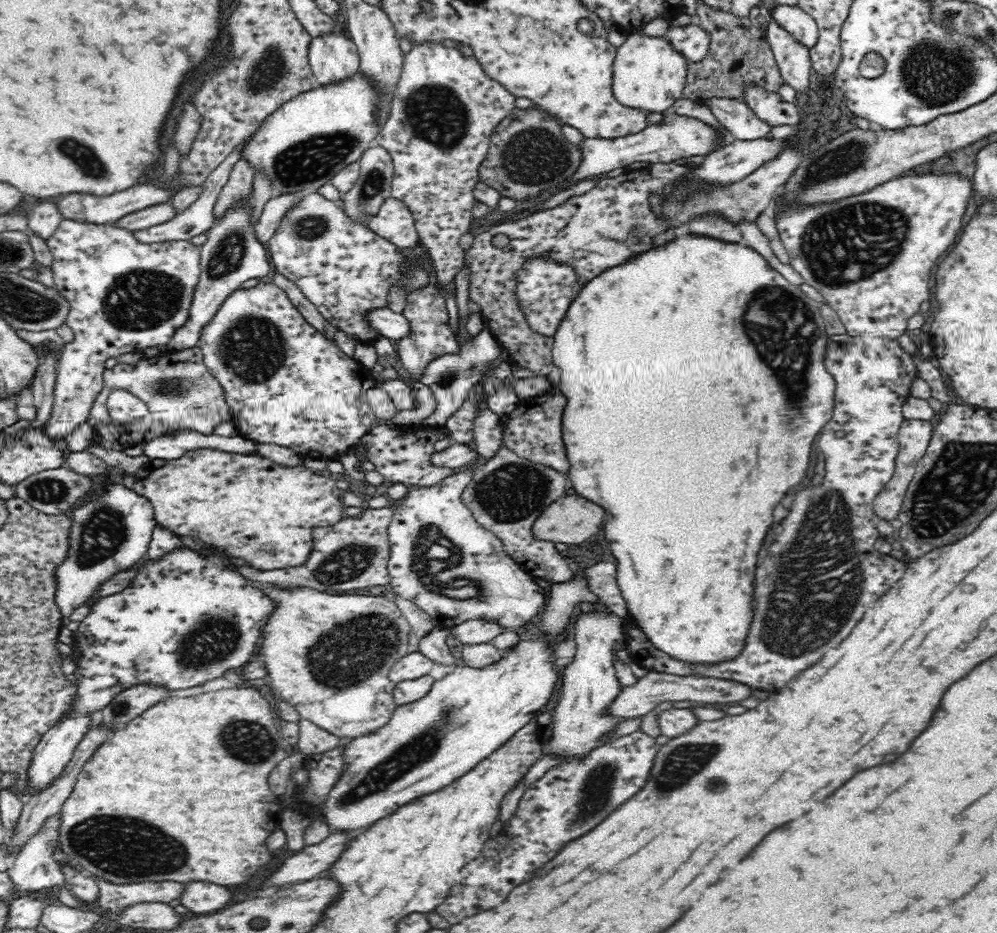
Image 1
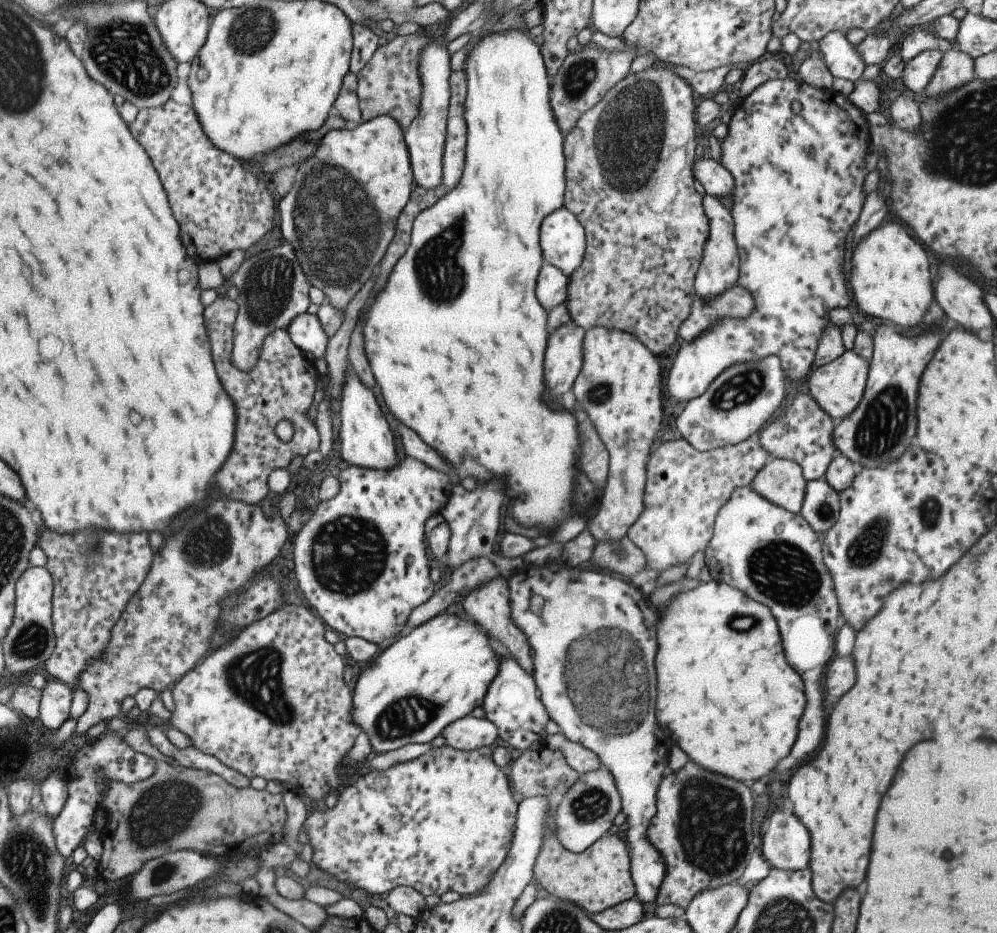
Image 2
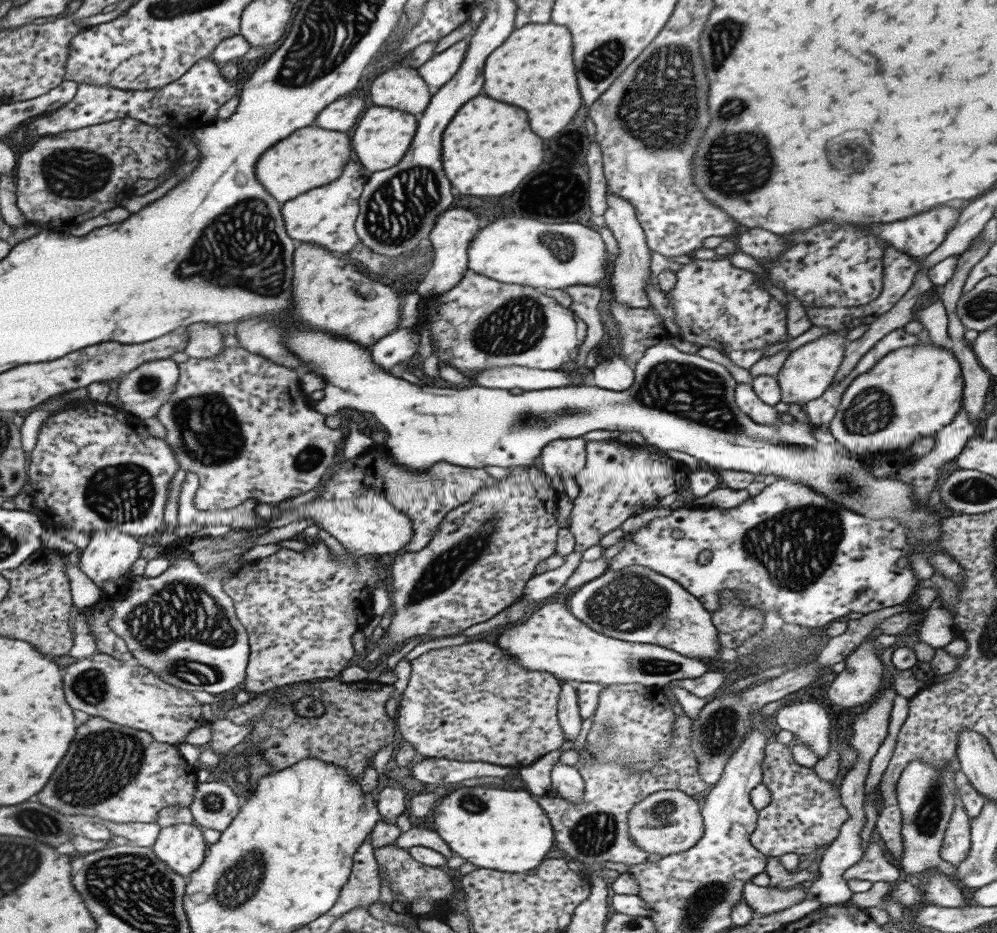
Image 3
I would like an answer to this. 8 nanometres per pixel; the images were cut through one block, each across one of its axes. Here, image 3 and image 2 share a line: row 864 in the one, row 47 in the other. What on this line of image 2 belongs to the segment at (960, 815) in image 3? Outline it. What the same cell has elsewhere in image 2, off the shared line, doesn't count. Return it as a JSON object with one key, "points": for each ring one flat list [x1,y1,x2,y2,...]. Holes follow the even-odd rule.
{"points":[[951,43,950,48,941,54,939,66,923,90,927,99,940,97,974,78,974,60,961,52,955,44]]}

